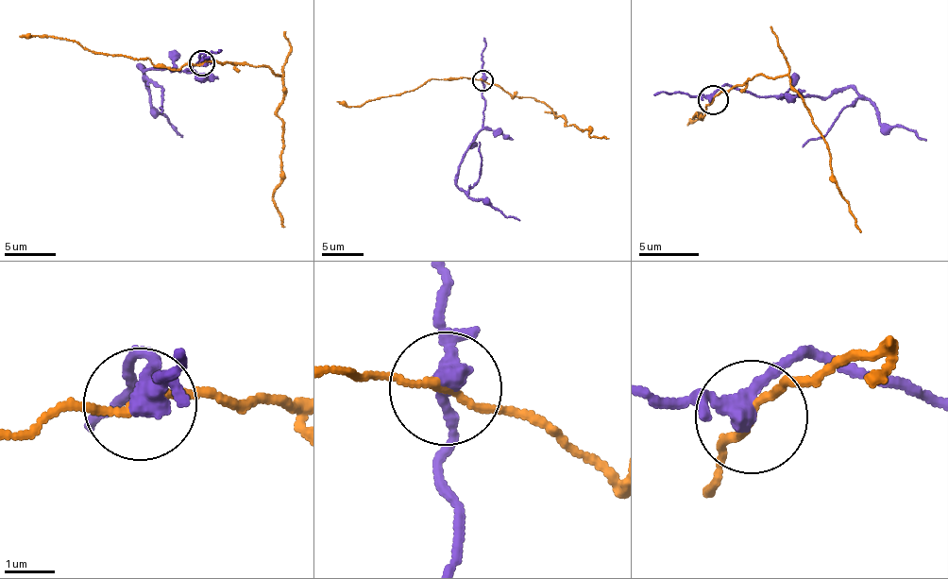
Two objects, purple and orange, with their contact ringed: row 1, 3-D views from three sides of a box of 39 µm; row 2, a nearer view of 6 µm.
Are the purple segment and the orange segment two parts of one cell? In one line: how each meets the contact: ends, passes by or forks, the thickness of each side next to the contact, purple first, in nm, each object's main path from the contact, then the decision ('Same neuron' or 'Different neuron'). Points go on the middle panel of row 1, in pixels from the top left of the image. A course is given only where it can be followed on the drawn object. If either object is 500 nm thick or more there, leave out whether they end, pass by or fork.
At the ring purple passes by. At the ring orange passes by. Thickness 340 nm (purple) against 130 nm. Course of purple: (483, 81), (483, 128), (460, 165), (457, 186), (473, 198), (518, 220). Course of orange: (483, 81), (499, 85), (514, 96), (542, 101), (567, 125), (590, 128), (590, 136), (609, 138). Different neuron

